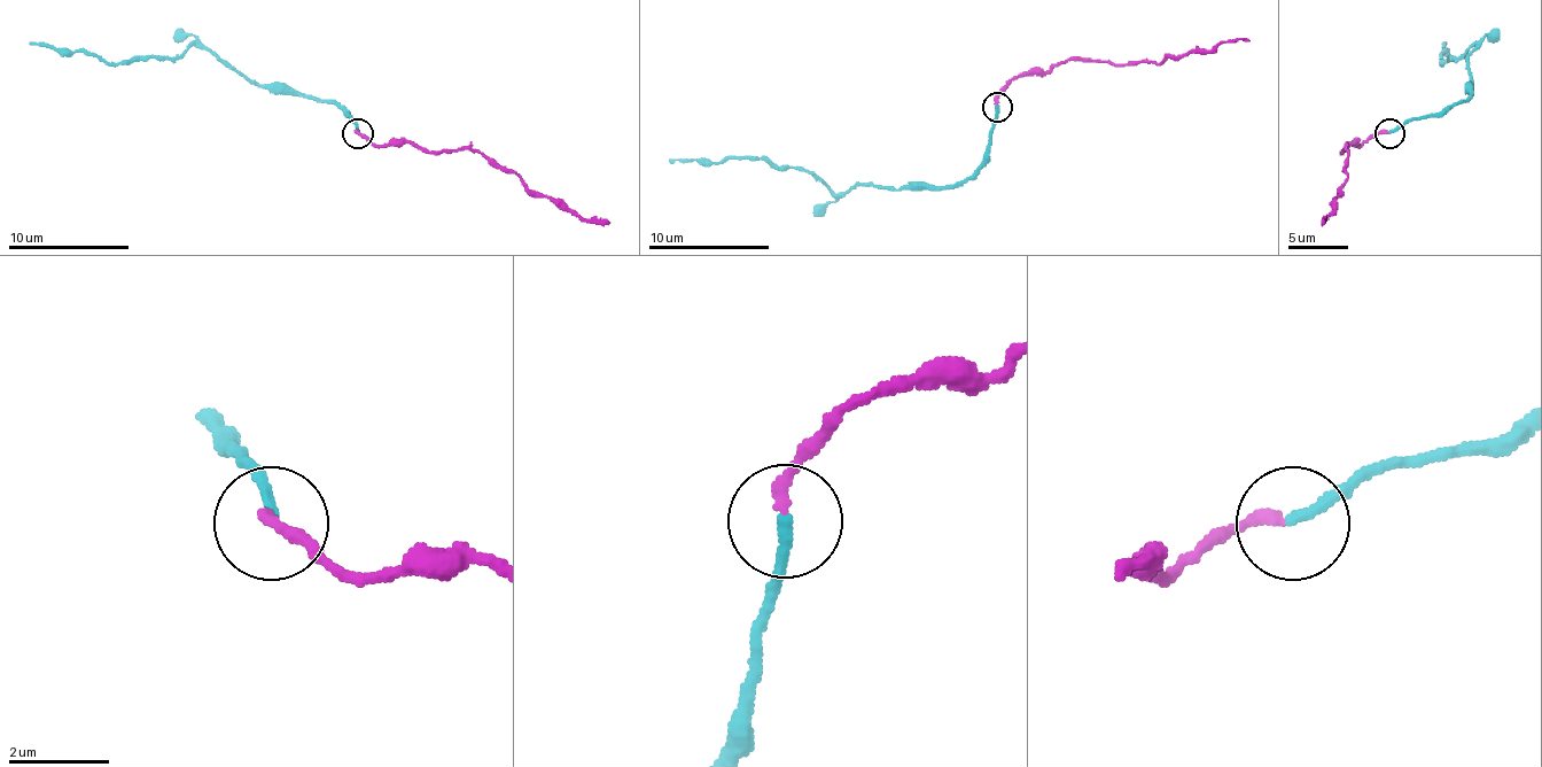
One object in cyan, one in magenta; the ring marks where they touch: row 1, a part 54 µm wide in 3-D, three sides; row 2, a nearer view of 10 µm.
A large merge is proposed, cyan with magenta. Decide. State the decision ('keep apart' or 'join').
join

